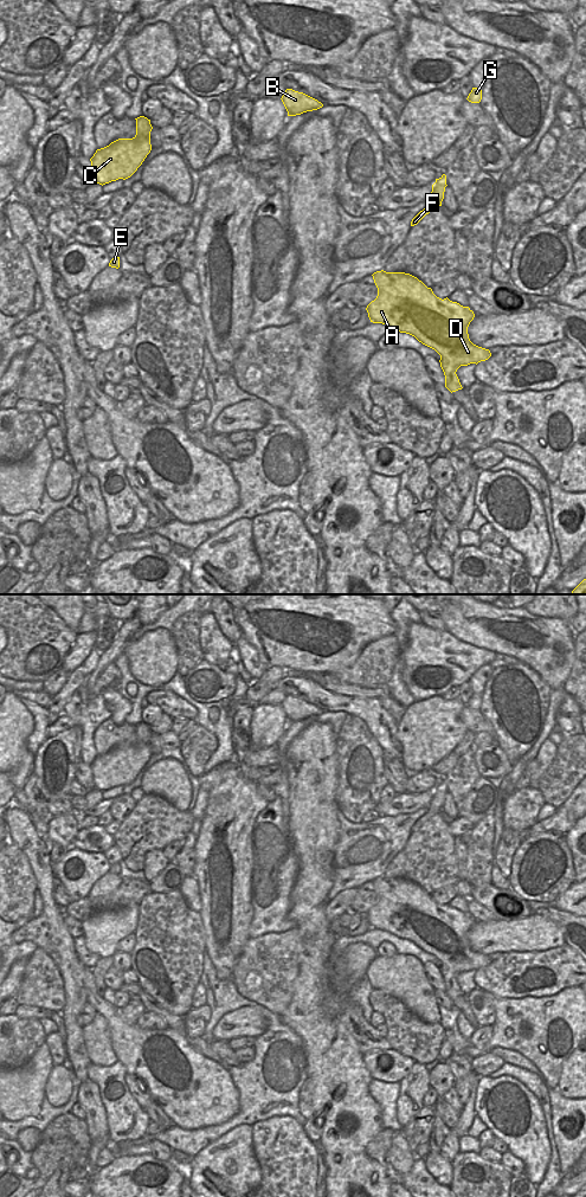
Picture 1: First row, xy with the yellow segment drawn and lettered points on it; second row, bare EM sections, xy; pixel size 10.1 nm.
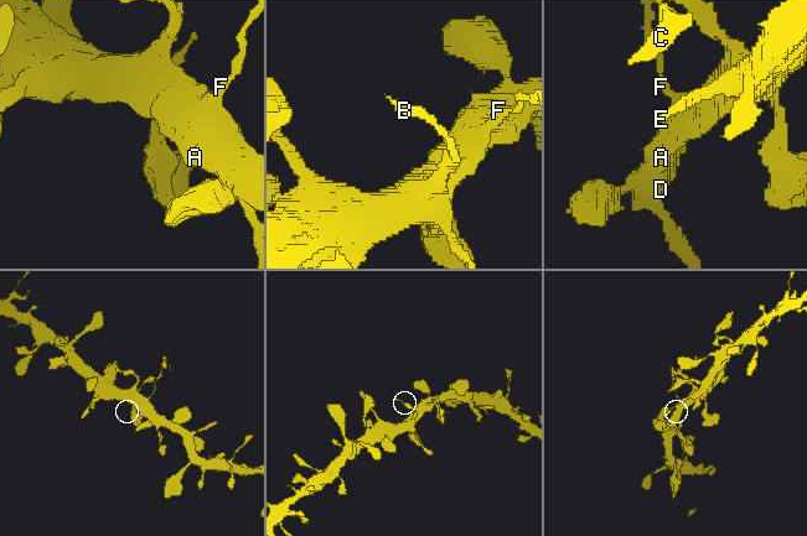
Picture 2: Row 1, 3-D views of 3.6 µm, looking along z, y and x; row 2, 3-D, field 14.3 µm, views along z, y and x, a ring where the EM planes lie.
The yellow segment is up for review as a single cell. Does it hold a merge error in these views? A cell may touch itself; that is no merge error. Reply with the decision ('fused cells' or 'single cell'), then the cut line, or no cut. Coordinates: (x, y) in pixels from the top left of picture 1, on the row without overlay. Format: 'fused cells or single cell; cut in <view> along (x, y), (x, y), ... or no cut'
fused cells; cut in xy along (427, 811), (433, 813)

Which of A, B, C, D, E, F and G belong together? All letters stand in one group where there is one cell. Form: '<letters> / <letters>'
A B C D E F / G

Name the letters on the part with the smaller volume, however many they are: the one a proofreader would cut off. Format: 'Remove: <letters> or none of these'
Remove: G

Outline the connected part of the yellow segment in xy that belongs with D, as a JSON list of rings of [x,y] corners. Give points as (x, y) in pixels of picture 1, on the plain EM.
[[[376,877],[373,881],[378,894],[378,902],[366,916],[373,929],[386,931],[400,939],[414,942],[423,951],[434,955],[440,961],[440,973],[445,982],[445,993],[452,999],[462,996],[456,980],[461,972],[478,970],[491,963],[489,955],[474,951],[468,940],[468,933],[475,920],[469,913],[463,913],[447,903],[437,903],[431,894],[427,894],[417,883],[405,879]]]

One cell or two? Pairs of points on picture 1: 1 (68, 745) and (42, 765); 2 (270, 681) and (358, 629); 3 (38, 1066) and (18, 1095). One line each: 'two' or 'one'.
1: one
2: two
3: one

